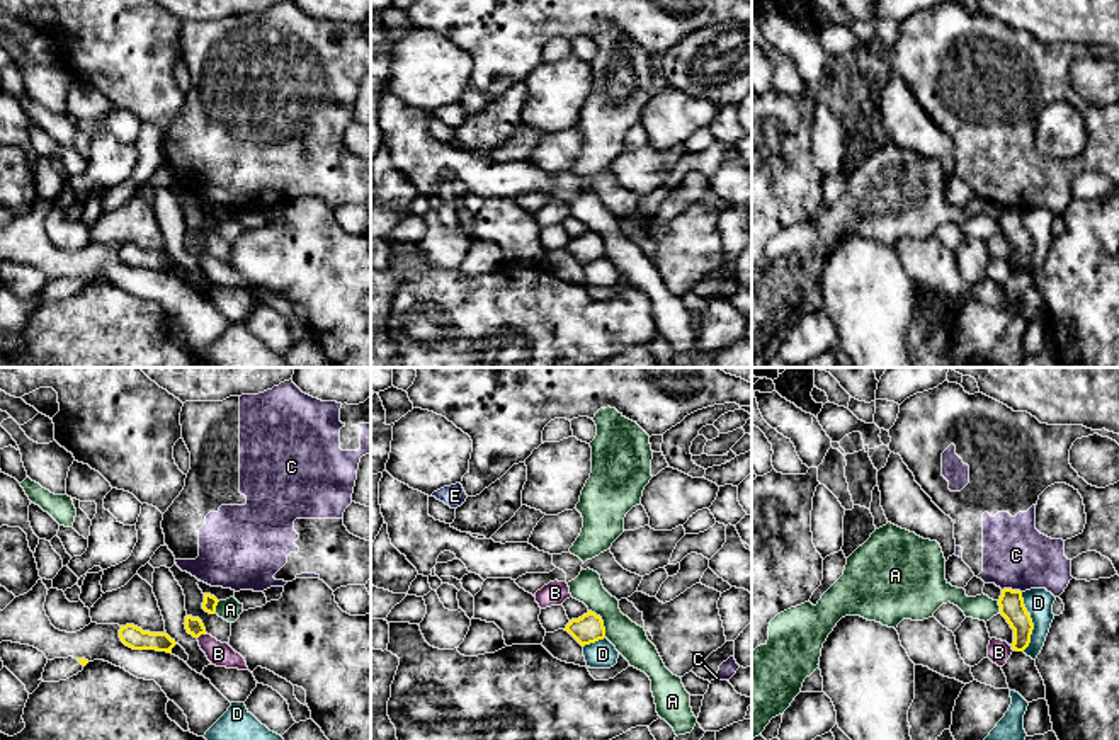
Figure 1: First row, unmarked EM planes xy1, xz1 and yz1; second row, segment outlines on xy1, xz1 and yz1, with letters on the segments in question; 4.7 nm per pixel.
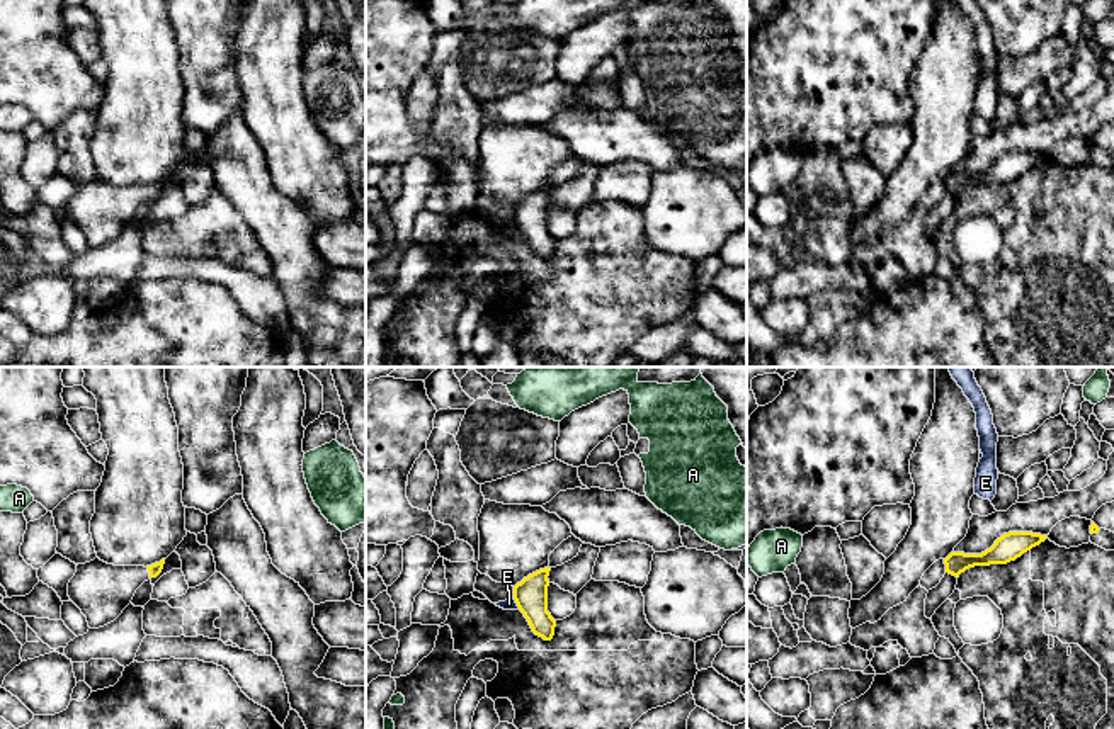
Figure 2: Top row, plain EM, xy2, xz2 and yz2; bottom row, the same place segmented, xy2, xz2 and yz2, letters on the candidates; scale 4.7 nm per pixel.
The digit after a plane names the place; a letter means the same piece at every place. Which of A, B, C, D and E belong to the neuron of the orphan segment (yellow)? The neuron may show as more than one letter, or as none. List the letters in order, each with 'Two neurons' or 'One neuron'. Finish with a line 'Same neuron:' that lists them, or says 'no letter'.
A: Two neurons
B: Two neurons
C: Two neurons
D: Two neurons
E: Two neurons
Same neuron: no letter

